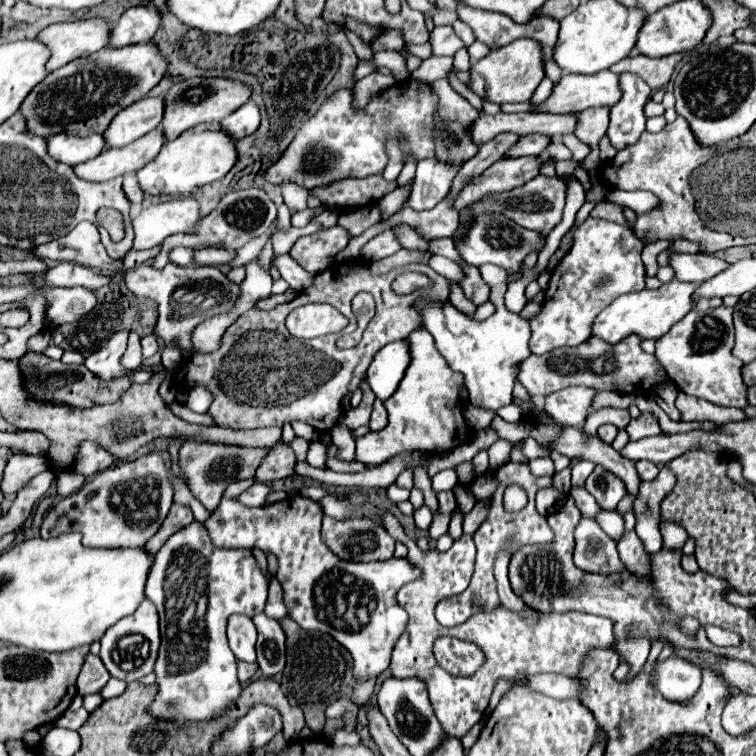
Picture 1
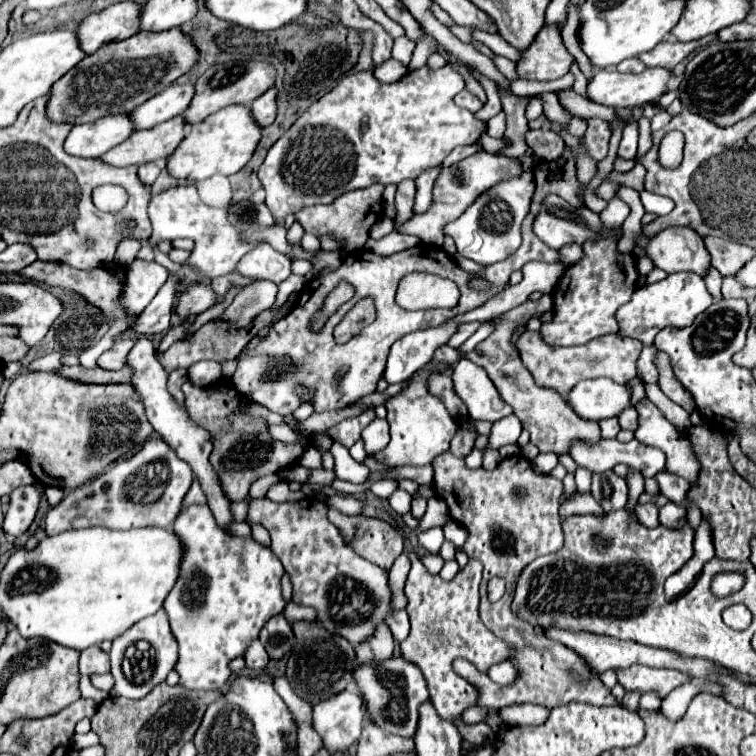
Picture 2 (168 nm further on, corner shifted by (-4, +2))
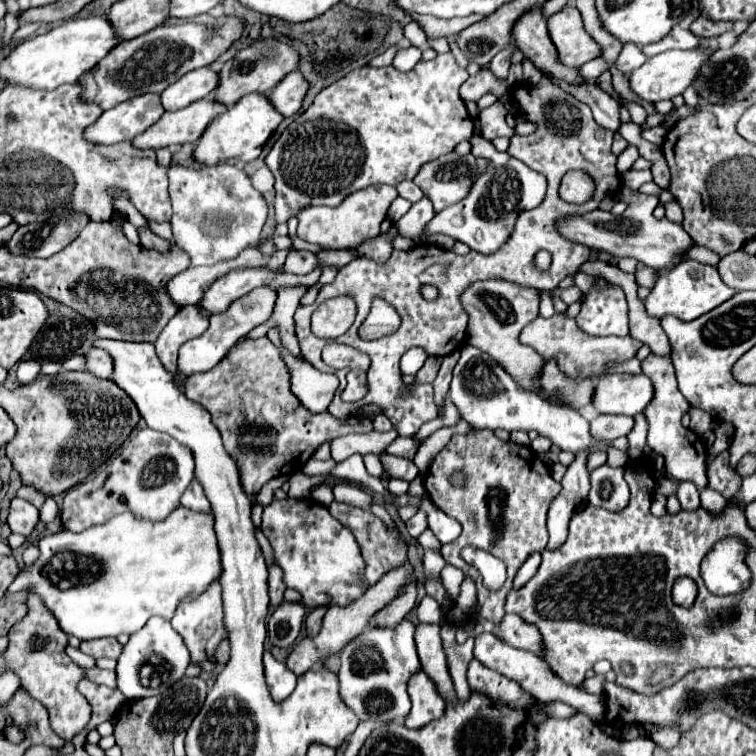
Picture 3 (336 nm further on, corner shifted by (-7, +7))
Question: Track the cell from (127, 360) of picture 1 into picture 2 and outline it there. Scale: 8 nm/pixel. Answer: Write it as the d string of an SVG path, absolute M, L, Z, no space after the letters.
M131 332L121 334L121 338L105 354L99 356L97 366L103 370L121 370L125 366L127 354L133 346L135 346L135 336Z

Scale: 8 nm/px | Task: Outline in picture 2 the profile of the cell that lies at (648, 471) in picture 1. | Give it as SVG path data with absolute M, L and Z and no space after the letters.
M659 472L655 478L659 482L661 494L665 494L671 502L683 504L687 500L687 490L691 488L691 482L679 478L675 474L669 474L669 472Z

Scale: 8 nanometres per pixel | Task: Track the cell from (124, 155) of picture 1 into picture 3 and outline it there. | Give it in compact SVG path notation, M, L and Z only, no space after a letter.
M200 99L188 105L182 111L164 113L160 121L156 121L142 135L132 139L136 149L160 149L168 145L184 145L194 143L210 123L210 119L218 113L224 113L226 107L218 105L210 99Z

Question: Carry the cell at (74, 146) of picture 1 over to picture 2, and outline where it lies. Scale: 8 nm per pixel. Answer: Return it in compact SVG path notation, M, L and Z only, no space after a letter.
M115 114L115 118L99 118L97 122L75 126L65 140L65 152L81 158L99 158L107 150L125 142L133 134L129 114Z

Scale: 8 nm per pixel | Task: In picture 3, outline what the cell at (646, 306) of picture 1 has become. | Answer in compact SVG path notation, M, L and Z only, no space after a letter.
M682 261L680 265L676 265L676 269L672 271L664 271L656 285L652 287L652 293L644 299L644 307L646 313L650 317L662 319L664 315L674 315L682 321L694 321L700 315L712 311L714 307L718 307L720 303L724 303L726 299L730 299L736 291L726 287L718 275L718 271L714 267L702 265L698 261Z

